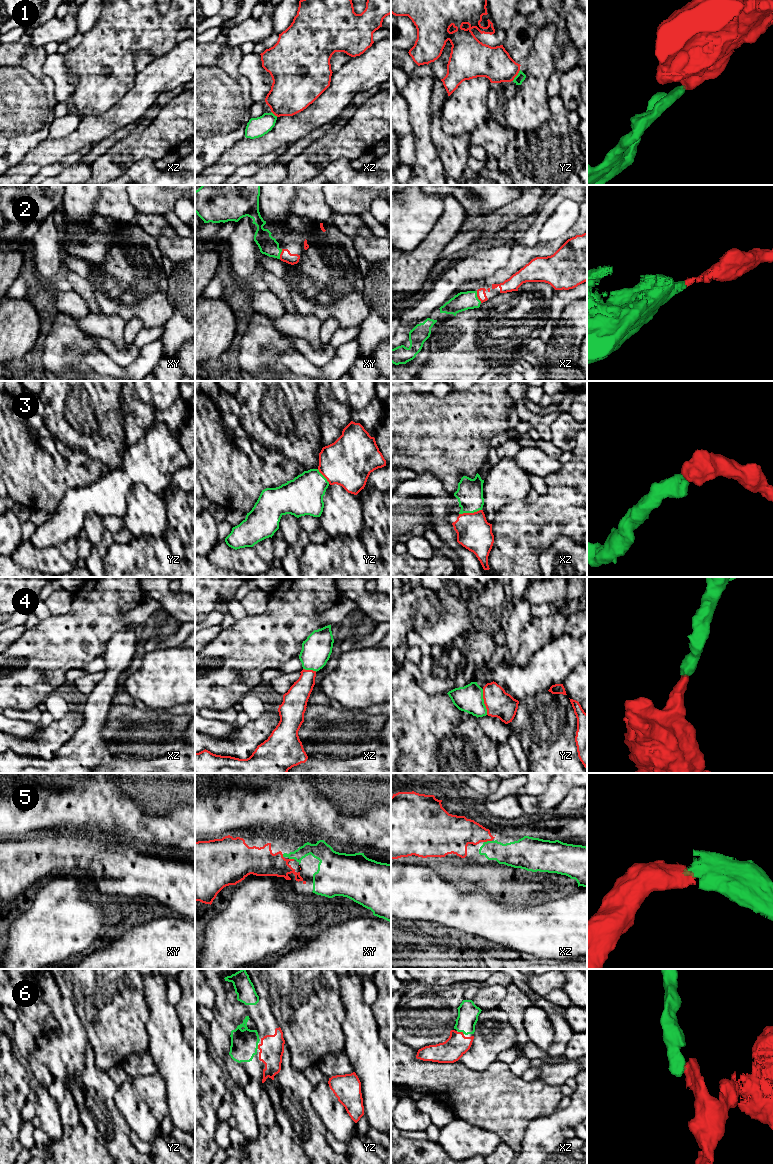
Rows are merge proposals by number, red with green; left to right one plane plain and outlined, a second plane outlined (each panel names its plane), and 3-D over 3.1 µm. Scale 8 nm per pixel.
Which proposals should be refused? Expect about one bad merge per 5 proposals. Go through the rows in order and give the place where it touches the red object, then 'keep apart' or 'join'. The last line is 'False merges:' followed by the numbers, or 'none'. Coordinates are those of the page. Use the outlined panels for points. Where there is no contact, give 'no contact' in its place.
1: meets red in yz at (517, 74); keep apart
2: meets red in xz at (477, 296); join
3: meets red in xz at (470, 513); join
4: meets red in yz at (484, 702); join
5: meets red in xz at (487, 840); join
6: meets red in xz at (461, 1032); join
False merges: 1

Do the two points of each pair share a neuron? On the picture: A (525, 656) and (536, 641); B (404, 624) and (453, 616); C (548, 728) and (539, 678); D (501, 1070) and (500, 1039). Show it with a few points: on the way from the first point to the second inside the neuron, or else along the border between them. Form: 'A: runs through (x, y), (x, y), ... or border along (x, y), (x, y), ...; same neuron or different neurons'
A: runs through (525, 652), (532, 645); same neuron
B: runs through (416, 623), (429, 623), (433, 619), (441, 617); same neuron
C: border along (547, 690), (540, 691), (534, 696); different neurons
D: border along (496, 1059), (484, 1070), (475, 1071); different neurons

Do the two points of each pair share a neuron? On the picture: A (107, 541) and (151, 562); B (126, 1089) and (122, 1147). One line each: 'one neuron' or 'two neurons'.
A: two neurons
B: two neurons

